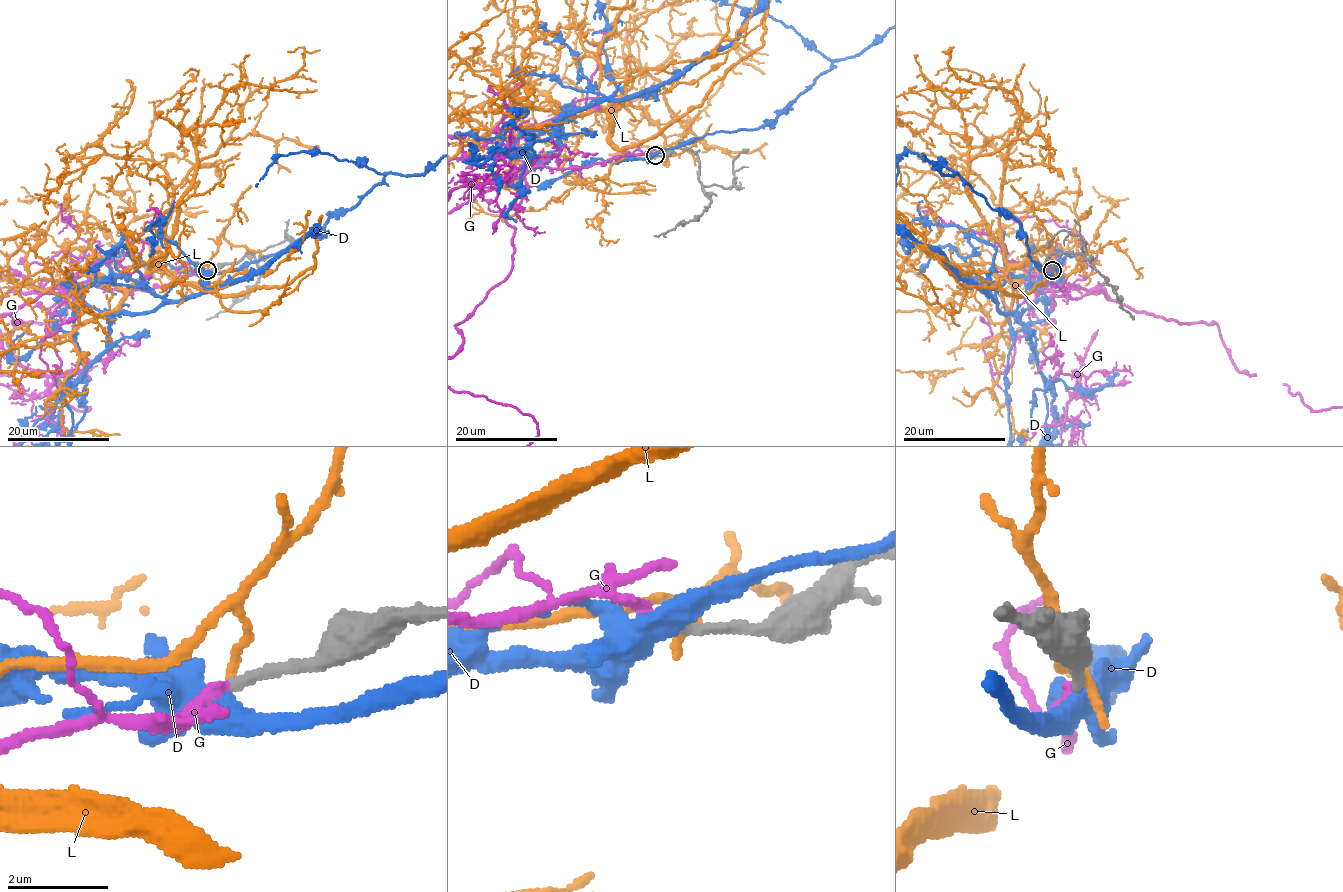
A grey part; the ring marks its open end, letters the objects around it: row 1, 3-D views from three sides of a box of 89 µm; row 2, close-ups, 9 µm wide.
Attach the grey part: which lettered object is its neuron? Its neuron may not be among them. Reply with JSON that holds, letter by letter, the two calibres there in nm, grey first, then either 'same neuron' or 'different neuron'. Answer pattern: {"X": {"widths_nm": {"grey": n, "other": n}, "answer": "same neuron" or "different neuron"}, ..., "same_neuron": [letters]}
{"D": {"widths_nm": {"grey": 200, "other": 480}, "answer": "different neuron"}, "G": {"widths_nm": {"grey": 200, "other": 200}, "answer": "same neuron"}, "L": {"widths_nm": {"grey": 200, "other": 200}, "answer": "different neuron"}, "same_neuron": ["G"]}

